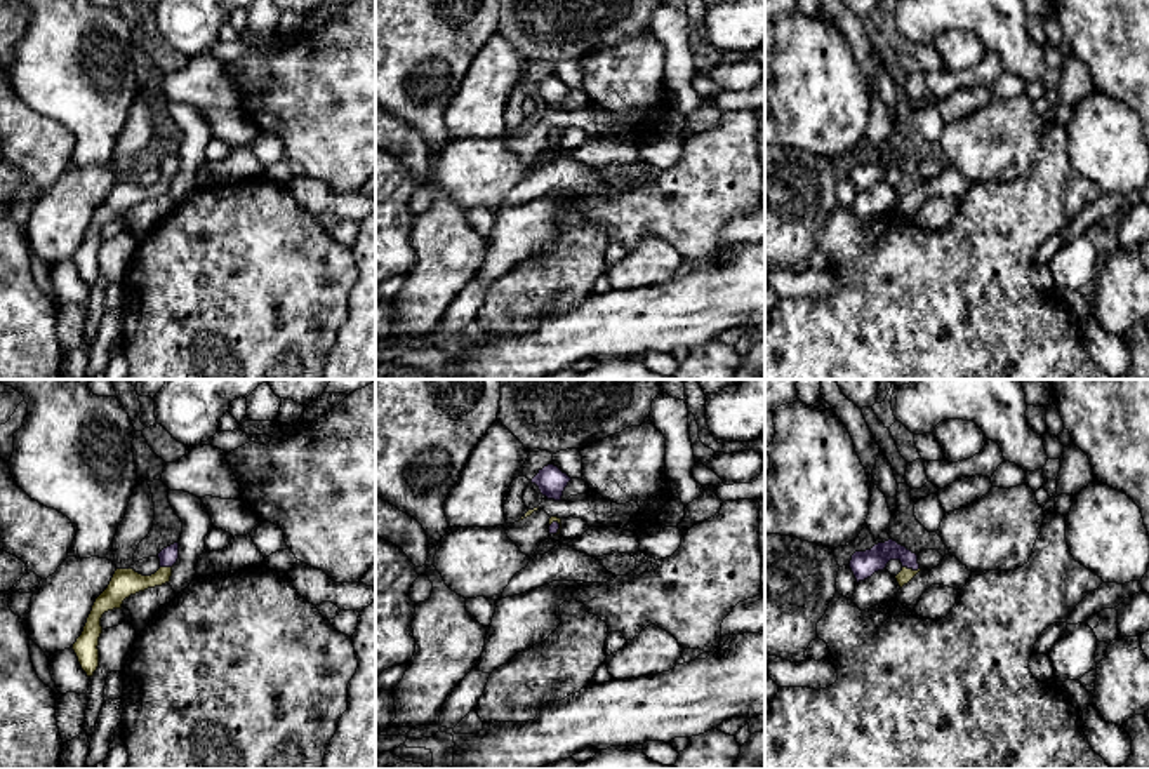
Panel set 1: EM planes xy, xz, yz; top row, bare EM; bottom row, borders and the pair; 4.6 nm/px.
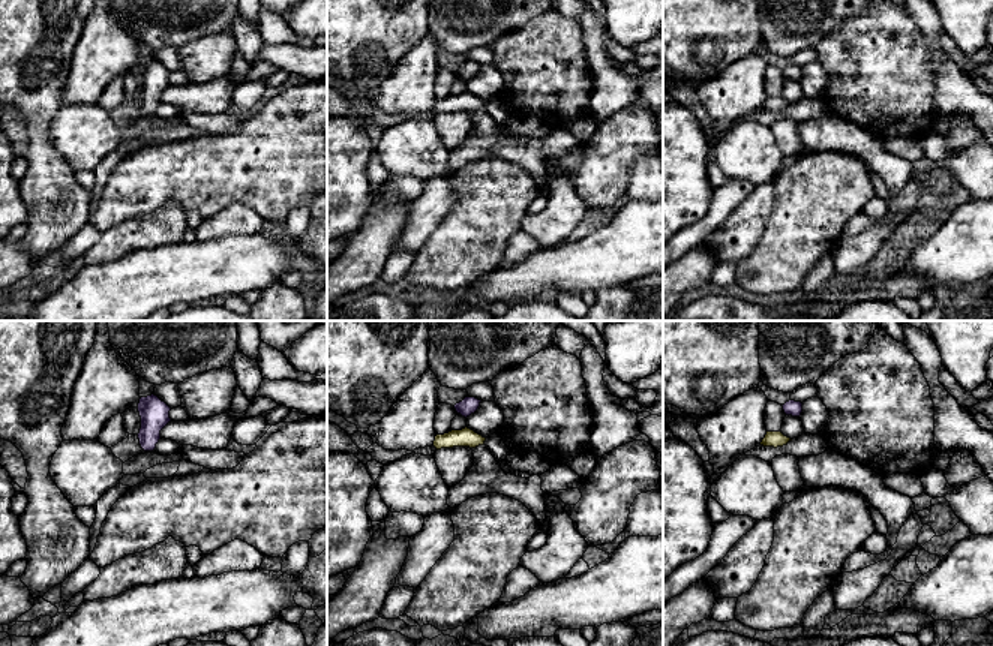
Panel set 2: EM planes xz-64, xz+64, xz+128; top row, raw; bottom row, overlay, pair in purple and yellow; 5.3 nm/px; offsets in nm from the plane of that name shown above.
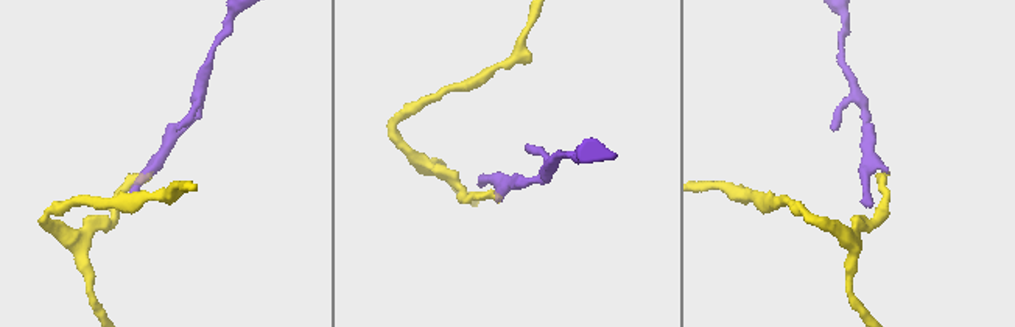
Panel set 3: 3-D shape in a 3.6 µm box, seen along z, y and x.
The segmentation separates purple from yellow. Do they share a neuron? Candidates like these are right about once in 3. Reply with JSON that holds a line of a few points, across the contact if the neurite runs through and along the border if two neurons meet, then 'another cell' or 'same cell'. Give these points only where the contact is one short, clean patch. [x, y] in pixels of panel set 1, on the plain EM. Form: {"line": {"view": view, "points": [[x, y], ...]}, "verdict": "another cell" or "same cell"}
{"line": {"view": "yz", "points": [[864, 174], [899, 166], [911, 178], [904, 187]]}, "verdict": "same cell"}

